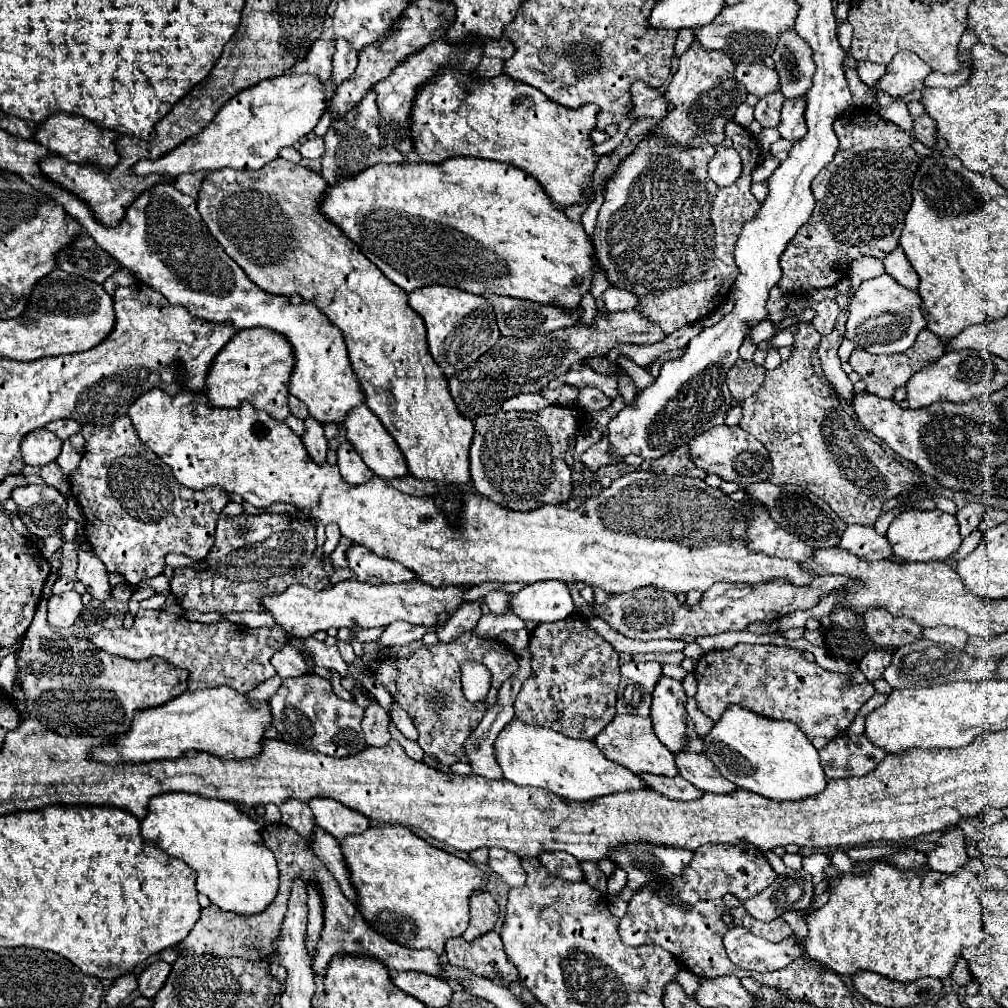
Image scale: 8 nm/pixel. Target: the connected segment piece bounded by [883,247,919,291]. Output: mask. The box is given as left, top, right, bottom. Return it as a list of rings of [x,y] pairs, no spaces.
[[[897,247],[893,253],[889,253],[889,255],[883,259],[883,265],[885,265],[885,271],[887,271],[891,277],[895,277],[895,281],[899,281],[901,285],[917,291],[919,277],[917,277],[917,273],[915,273],[915,269],[911,267],[911,263],[907,261],[907,255],[903,253],[901,247]]]

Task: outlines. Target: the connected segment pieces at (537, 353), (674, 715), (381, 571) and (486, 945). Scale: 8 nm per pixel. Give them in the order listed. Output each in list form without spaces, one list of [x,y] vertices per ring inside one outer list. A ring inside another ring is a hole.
[[[625,311],[625,313],[609,313],[609,315],[597,315],[595,325],[583,327],[581,323],[545,333],[539,337],[501,337],[479,361],[471,367],[459,373],[457,377],[449,379],[449,391],[451,397],[467,419],[477,419],[487,413],[497,413],[501,403],[507,401],[513,395],[521,393],[539,393],[549,381],[565,373],[573,363],[583,361],[593,355],[607,355],[615,345],[631,343],[631,345],[649,345],[659,343],[665,339],[663,329],[643,317],[641,311]]]
[[[661,677],[653,693],[651,721],[655,735],[671,753],[683,753],[687,743],[687,695],[679,681]]]
[[[353,543],[347,549],[347,561],[349,561],[347,567],[355,571],[355,577],[359,581],[377,581],[379,585],[379,583],[405,583],[417,579],[417,575],[405,565],[379,557],[357,543]]]
[[[495,931],[471,943],[467,943],[463,937],[455,937],[447,941],[445,951],[449,965],[463,967],[475,975],[491,979],[497,985],[509,985],[511,981],[519,981],[519,973],[511,965],[511,961],[507,961],[503,943]]]

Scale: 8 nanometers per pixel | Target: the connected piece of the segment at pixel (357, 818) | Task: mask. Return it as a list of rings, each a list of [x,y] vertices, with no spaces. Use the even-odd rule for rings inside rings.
[[[315,799],[309,801],[309,807],[315,815],[317,825],[333,835],[339,843],[347,835],[359,835],[369,829],[369,819],[363,817],[361,813],[355,813],[347,809],[345,805],[339,805],[337,801],[327,801],[327,799]]]

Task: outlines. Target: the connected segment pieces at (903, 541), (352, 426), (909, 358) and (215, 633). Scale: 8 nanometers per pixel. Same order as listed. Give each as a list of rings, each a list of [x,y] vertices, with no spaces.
[[[907,509],[899,513],[887,529],[887,539],[893,547],[893,555],[905,561],[945,561],[951,553],[955,553],[961,545],[957,517],[943,513],[939,509],[931,511],[915,511]]]
[[[367,405],[355,407],[347,419],[345,419],[345,429],[347,429],[347,439],[351,441],[351,445],[357,449],[357,453],[361,455],[361,459],[367,463],[367,467],[383,477],[383,479],[395,479],[395,477],[405,477],[407,471],[407,463],[405,457],[399,449],[399,445],[395,443],[395,439],[389,437],[387,429],[381,425],[381,421],[375,417],[375,413],[371,413],[371,409],[367,409]]]
[[[923,329],[923,333],[919,333],[915,345],[911,349],[907,349],[905,353],[897,353],[897,355],[871,355],[863,349],[855,349],[851,359],[849,359],[849,365],[853,367],[853,371],[857,371],[861,375],[861,379],[867,383],[867,391],[877,395],[877,397],[883,397],[883,399],[893,399],[895,395],[895,389],[907,385],[907,381],[921,369],[925,369],[927,365],[931,365],[933,361],[937,361],[941,355],[945,353],[945,345],[939,337],[931,335],[927,329]]]
[[[139,609],[135,615],[135,625],[131,629],[101,631],[93,635],[93,643],[117,657],[143,661],[151,657],[161,657],[179,669],[191,671],[191,689],[219,687],[227,685],[239,689],[239,693],[249,693],[259,683],[275,675],[269,663],[271,655],[279,651],[289,641],[287,631],[279,625],[249,629],[243,625],[231,625],[229,621],[217,621],[211,625],[189,623],[185,617],[167,615],[163,611]]]

